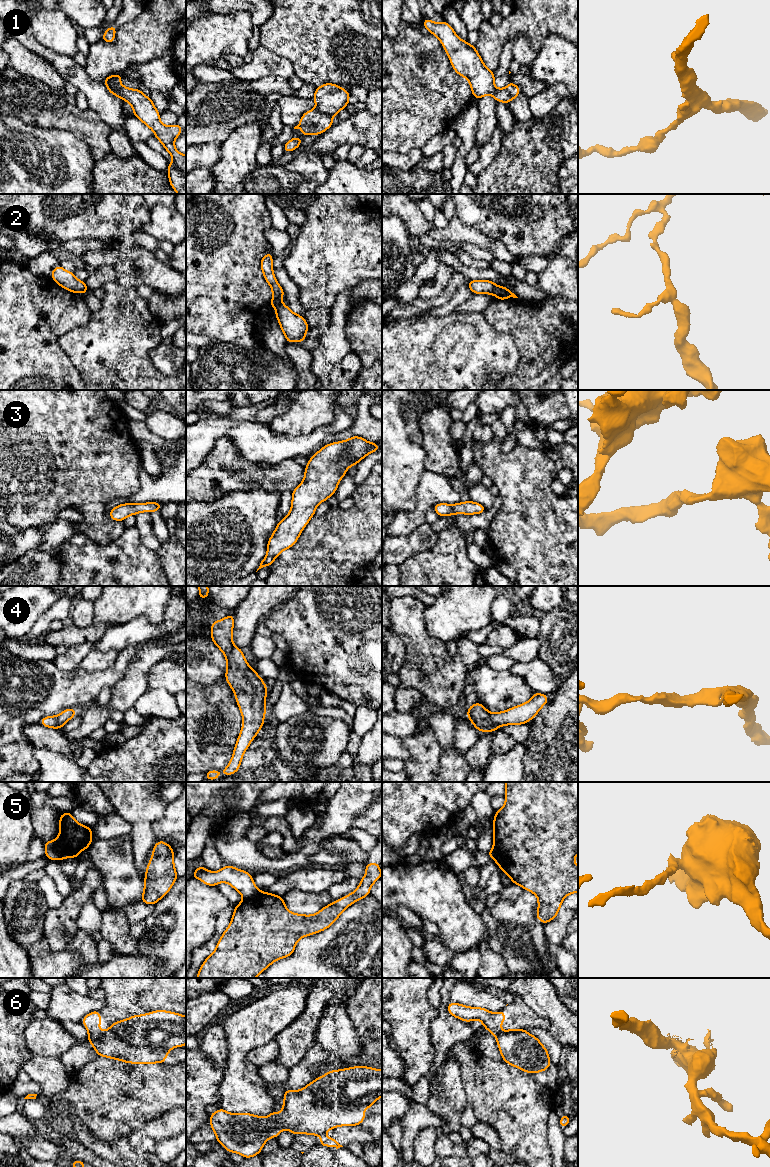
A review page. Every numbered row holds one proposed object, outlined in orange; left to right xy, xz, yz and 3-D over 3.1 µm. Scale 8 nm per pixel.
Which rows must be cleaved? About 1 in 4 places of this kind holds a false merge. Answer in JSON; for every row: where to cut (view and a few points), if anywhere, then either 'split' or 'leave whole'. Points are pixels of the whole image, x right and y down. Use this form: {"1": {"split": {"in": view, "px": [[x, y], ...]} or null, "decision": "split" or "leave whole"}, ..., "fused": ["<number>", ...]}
{"1": {"split": {"in": "xy", "px": [[110, 76], [110, 85], [123, 98]]}, "decision": "split"}, "2": {"split": {"in": "yz", "px": [[496, 285], [492, 293]]}, "decision": "split"}, "3": {"split": null, "decision": "leave whole"}, "4": {"split": null, "decision": "leave whole"}, "5": {"split": {"in": "xy", "px": [[54, 840], [58, 852], [58, 860]]}, "decision": "split"}, "6": {"split": {"in": "xy", "px": [[105, 1031], [99, 1034], [91, 1034], [88, 1039]]}, "decision": "split"}, "fused": ["1", "2", "5", "6"]}

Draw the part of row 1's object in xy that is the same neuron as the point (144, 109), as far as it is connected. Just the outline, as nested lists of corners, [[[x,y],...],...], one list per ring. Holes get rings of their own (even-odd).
[[[119,73],[112,75],[110,86],[132,106],[133,114],[154,131],[154,137],[172,155],[174,163],[167,163],[170,185],[178,194],[186,194],[186,155],[179,153],[174,146],[175,139],[183,130],[182,126],[178,123],[172,126],[163,125],[160,121],[160,113],[151,98],[145,96],[139,89],[122,86],[120,84],[122,77]]]

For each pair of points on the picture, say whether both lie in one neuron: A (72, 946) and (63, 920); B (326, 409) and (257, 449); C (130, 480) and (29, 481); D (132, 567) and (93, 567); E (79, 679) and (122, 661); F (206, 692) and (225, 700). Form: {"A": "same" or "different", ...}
{"A": "different", "B": "different", "C": "same", "D": "same", "E": "same", "F": "same"}

